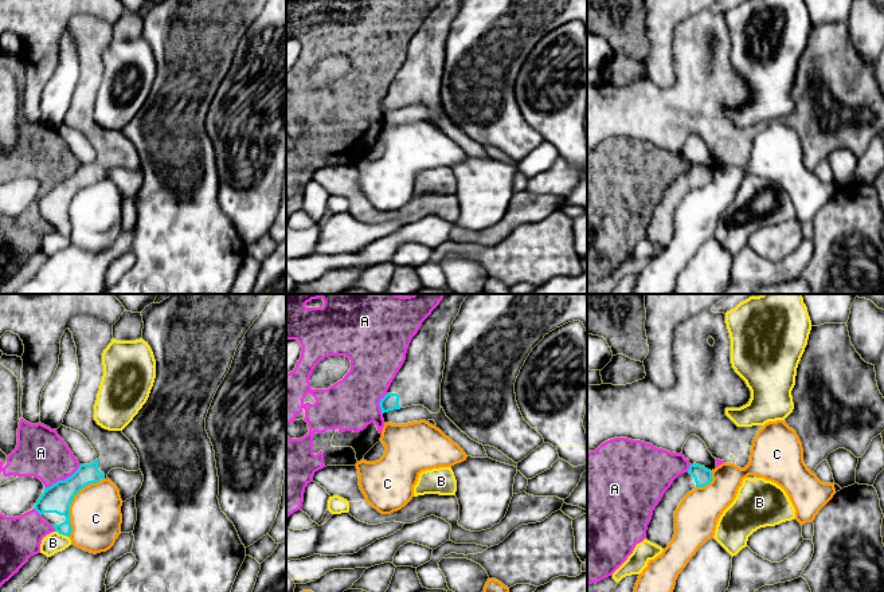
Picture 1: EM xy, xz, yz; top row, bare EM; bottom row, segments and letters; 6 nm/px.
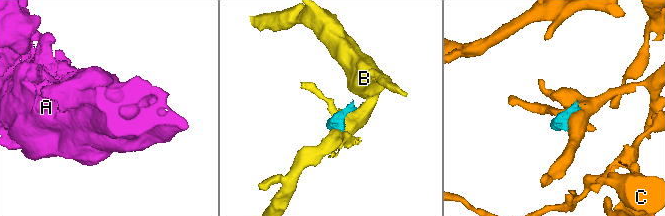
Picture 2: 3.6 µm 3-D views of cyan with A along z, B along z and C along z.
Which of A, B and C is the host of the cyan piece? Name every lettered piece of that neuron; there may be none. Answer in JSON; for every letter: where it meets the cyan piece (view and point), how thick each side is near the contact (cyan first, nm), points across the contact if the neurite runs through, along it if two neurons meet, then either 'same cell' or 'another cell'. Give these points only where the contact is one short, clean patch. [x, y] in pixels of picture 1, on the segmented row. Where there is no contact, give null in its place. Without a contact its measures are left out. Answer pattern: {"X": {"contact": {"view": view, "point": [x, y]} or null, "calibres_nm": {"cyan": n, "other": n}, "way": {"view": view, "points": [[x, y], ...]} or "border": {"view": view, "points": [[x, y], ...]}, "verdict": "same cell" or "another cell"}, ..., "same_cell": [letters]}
{"A": {"contact": {"view": "xy", "point": [62, 481]}, "calibres_nm": {"cyan": 170, "other": 300}, "verdict": "another cell"}, "B": {"contact": {"view": "xy", "point": [62, 533]}, "calibres_nm": {"cyan": 170, "other": 120}, "border": {"view": "xy", "points": [[55, 530], [69, 537]]}, "verdict": "another cell"}, "C": {"contact": {"view": "xy", "point": [70, 504]}, "calibres_nm": {"cyan": 170, "other": 300}, "border": {"view": "xy", "points": [[100, 479], [87, 483], [74, 497], [70, 505], [69, 536]]}, "verdict": "another cell"}, "same_cell": []}

